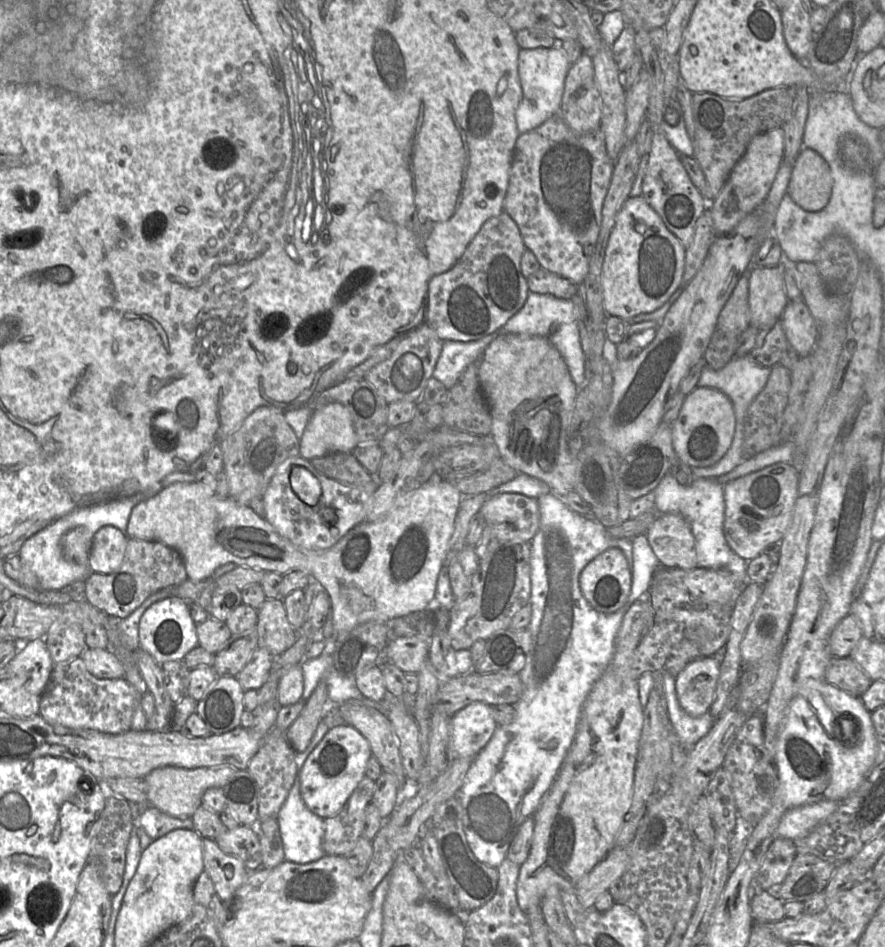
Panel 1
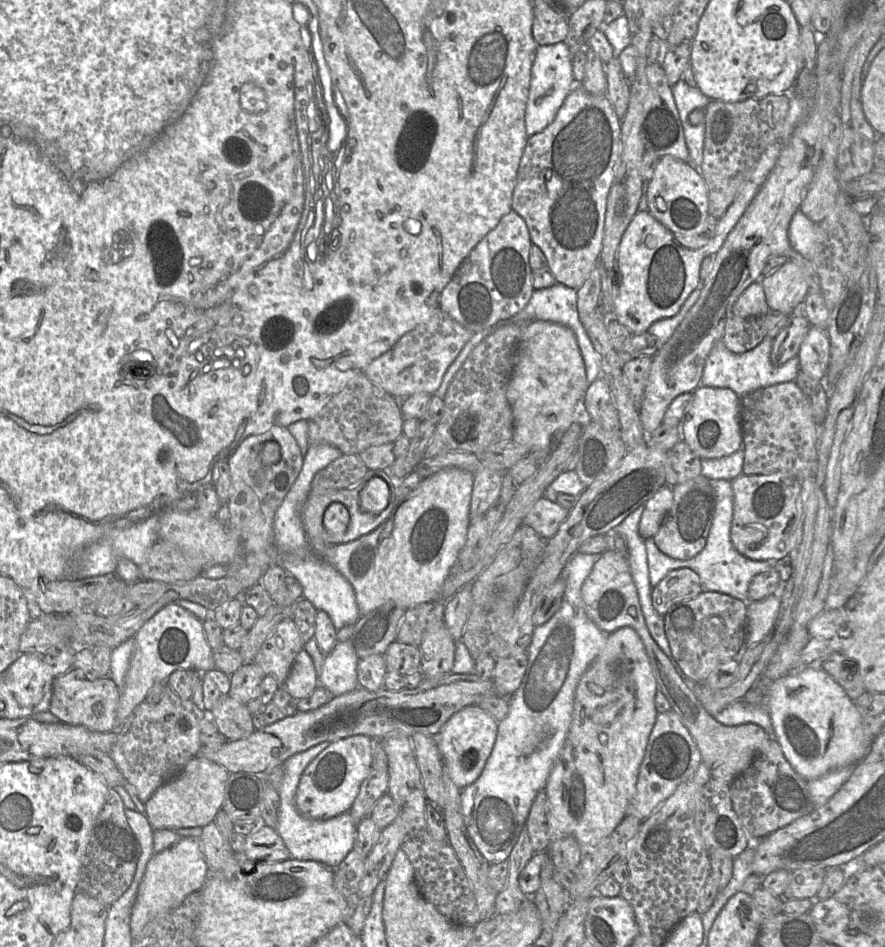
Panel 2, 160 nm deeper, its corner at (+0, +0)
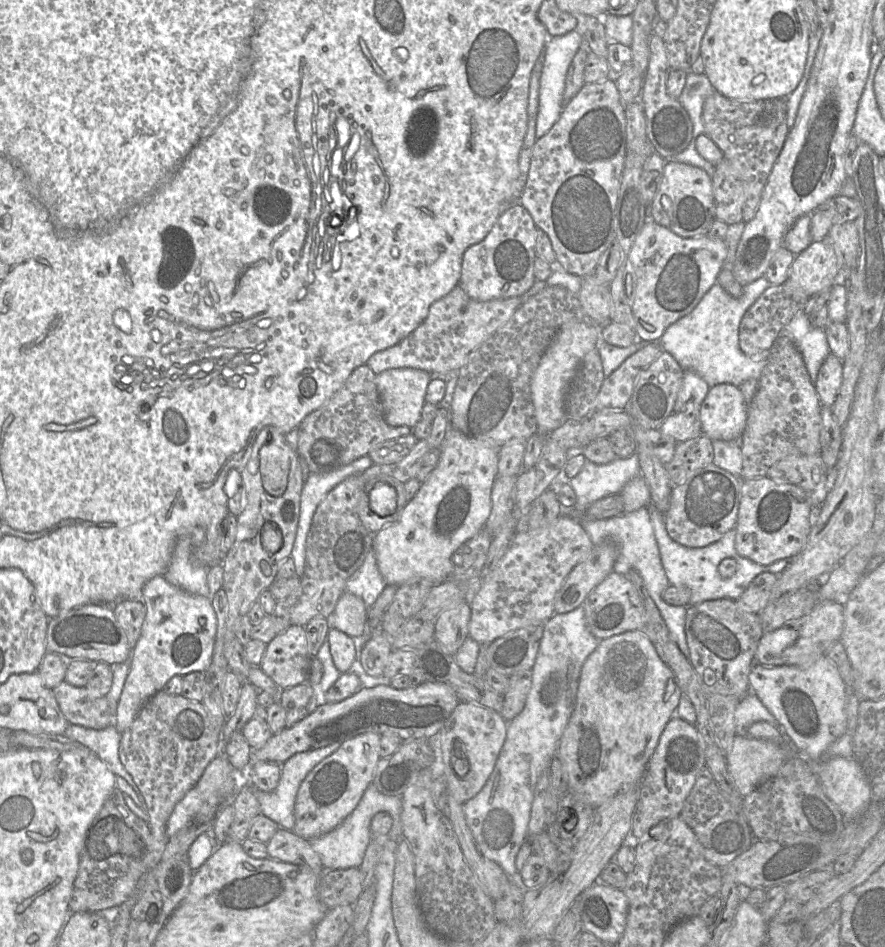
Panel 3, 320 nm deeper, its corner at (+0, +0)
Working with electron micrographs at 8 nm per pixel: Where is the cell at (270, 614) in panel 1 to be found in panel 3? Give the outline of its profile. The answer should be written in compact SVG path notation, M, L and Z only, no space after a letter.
M292 625L267 643L259 668L283 690L307 682L311 660L305 628Z

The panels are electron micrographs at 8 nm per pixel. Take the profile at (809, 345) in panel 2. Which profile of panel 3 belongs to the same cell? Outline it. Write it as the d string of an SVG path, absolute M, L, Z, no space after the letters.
M830 353L822 363L814 381L817 394L824 406L829 408L833 406L841 387L842 379L842 361L835 354Z

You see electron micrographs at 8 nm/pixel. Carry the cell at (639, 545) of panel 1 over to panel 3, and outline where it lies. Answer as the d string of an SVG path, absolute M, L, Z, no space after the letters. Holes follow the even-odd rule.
M652 504L648 507L655 538L658 544L661 561L671 585L687 586L691 590L690 604L699 604L707 600L728 598L737 600L756 576L762 572L780 575L789 563L789 559L781 559L770 565L760 565L738 554L735 548L736 530L728 531L718 541L704 547L691 548L675 542L668 534L664 513ZM724 559L734 559L736 569L732 576L724 578L718 572L718 565Z

